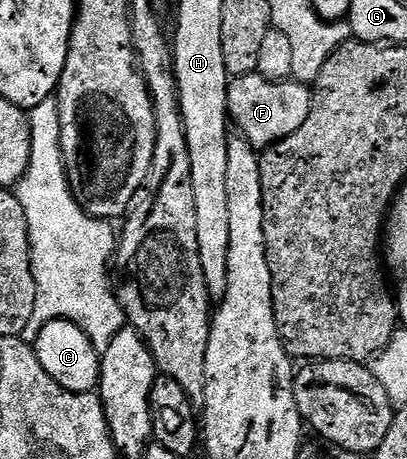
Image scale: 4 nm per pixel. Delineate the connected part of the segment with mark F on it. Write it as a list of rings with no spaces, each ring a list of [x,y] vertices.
[[[257,73],[236,75],[230,80],[228,89],[228,109],[233,126],[240,130],[241,138],[247,139],[255,149],[271,147],[284,137],[296,133],[314,104],[311,88],[304,83],[265,79]]]

